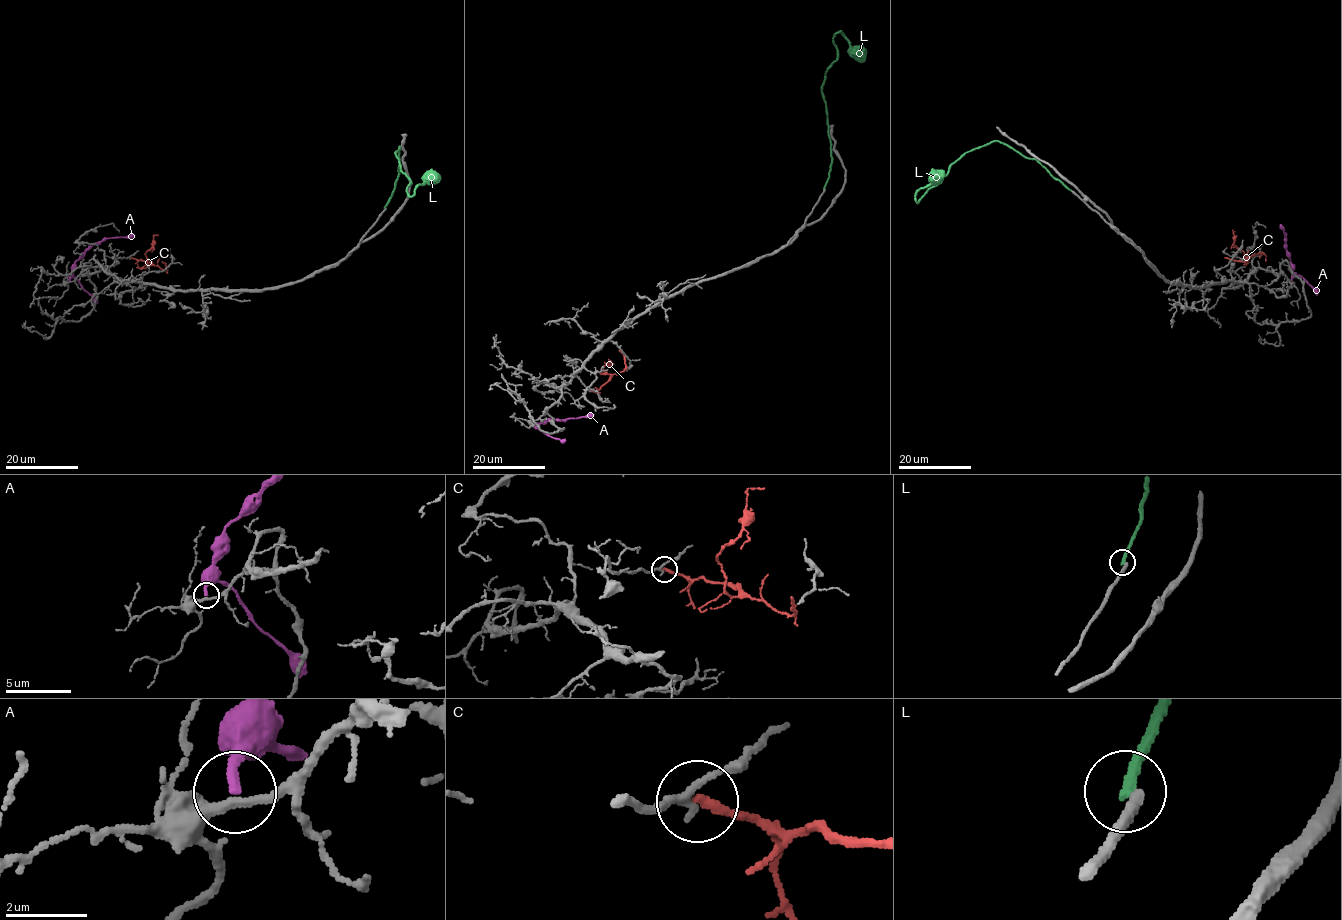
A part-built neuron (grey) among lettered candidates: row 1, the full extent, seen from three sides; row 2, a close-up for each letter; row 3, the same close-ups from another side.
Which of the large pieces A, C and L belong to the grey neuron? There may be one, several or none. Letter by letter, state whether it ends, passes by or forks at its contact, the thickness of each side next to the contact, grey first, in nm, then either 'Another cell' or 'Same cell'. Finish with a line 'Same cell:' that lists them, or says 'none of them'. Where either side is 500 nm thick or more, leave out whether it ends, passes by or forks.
A: It ends there. Thickness 240 nm (grey) against 240 nm. Another cell
C: It ends there. Thickness 170 nm (grey) against 200 nm. Another cell
L: It ends there. Thickness 320 nm (grey) against 240 nm. Another cell
Same cell: none of them

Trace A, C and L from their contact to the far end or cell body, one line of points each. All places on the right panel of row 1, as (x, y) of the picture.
A: (1290, 281), (1292, 265), (1281, 225)
C: (1262, 252), (1245, 257), (1234, 244), (1233, 230)
L: (1071, 191), (1035, 160), (992, 141), (961, 156), (917, 202), (915, 194), (920, 188), (934, 184), (943, 174)

